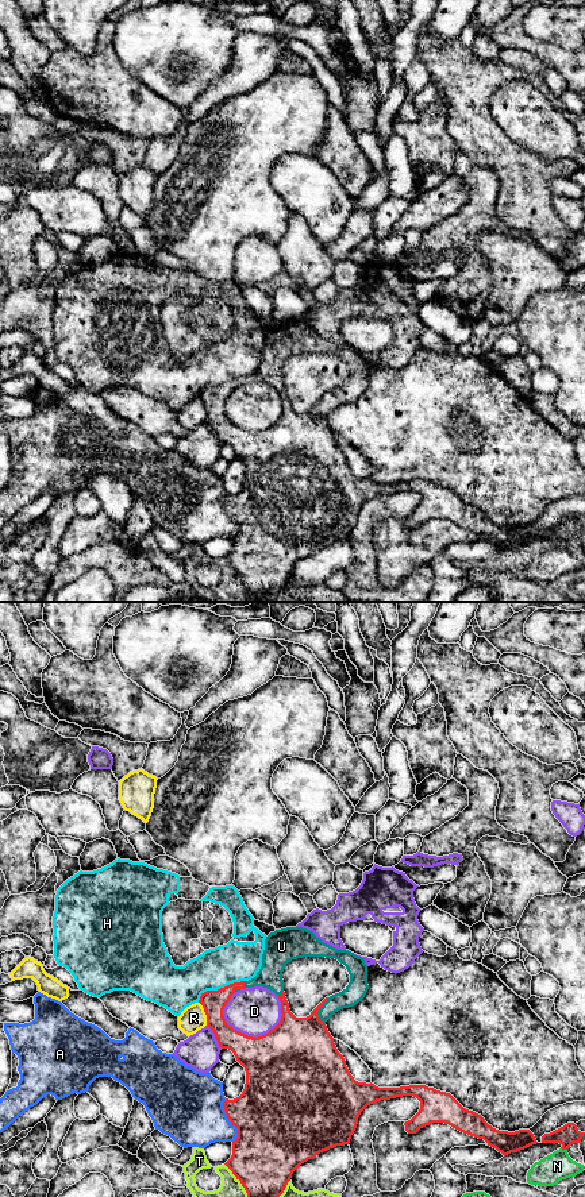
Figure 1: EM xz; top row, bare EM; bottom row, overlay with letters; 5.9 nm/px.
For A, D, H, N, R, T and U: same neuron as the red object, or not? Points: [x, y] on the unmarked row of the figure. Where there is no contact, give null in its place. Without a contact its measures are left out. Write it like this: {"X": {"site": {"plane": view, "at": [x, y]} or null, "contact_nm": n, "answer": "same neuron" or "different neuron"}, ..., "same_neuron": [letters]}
{"A": {"site": {"plane": "xz", "at": [229, 514]}, "contact_nm": 280, "answer": "different neuron"}, "D": {"site": {"plane": "xz", "at": [262, 431]}, "contact_nm": 360, "answer": "different neuron"}, "H": {"site": {"plane": "xz", "at": [220, 383]}, "contact_nm": 300, "answer": "different neuron"}, "N": {"site": {"plane": "xz", "at": [564, 544]}, "contact_nm": 40, "answer": "different neuron"}, "R": {"site": {"plane": "xz", "at": [206, 409]}, "contact_nm": 150, "answer": "different neuron"}, "T": {"site": {"plane": "xz", "at": [253, 595]}, "contact_nm": 400, "answer": "different neuron"}, "U": {"site": {"plane": "xz", "at": [319, 405]}, "contact_nm": 160, "answer": "same neuron"}, "same_neuron": ["U"]}

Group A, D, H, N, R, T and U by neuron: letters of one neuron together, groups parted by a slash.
A / D / H / N / R / T / U

